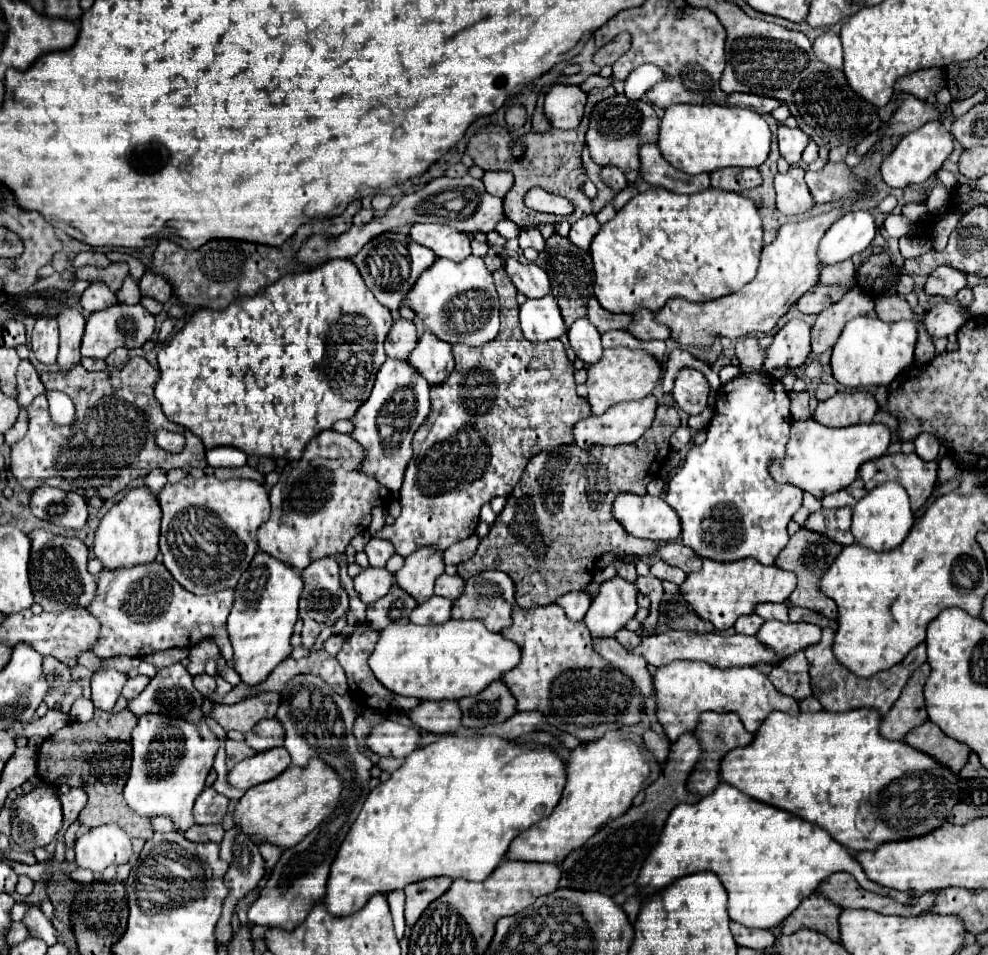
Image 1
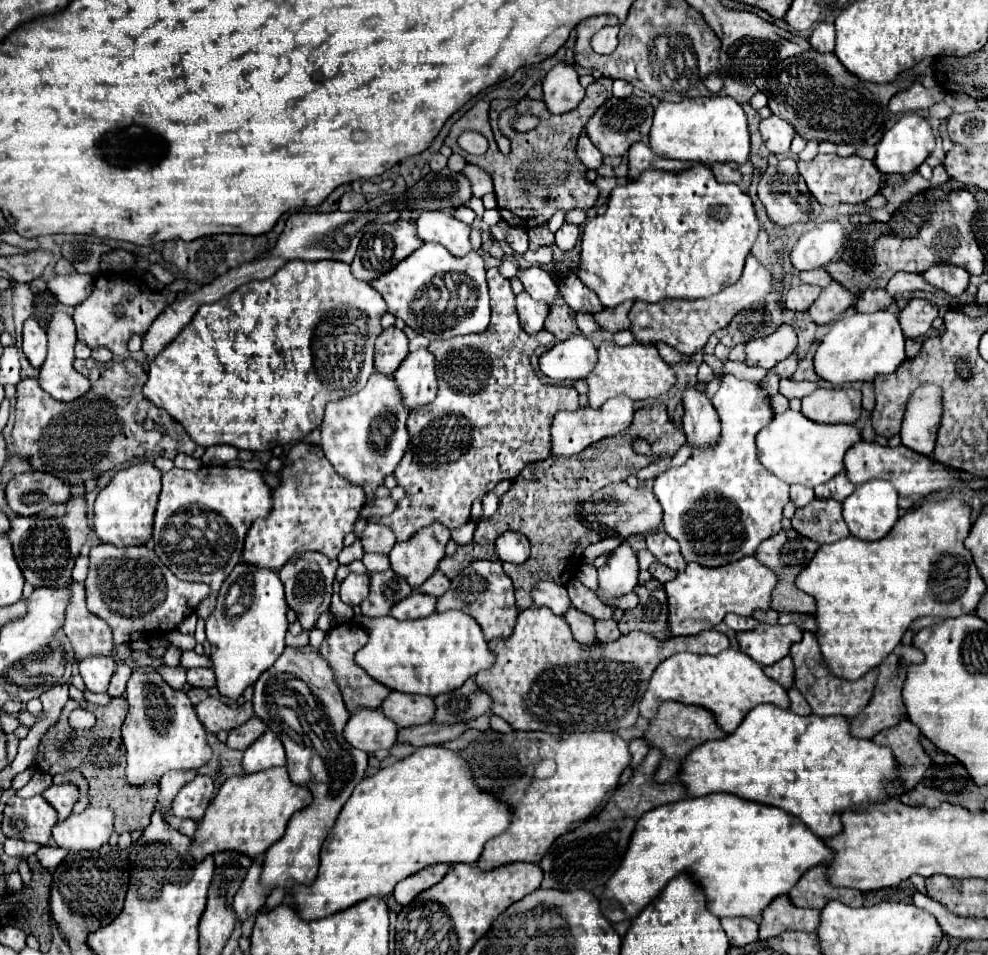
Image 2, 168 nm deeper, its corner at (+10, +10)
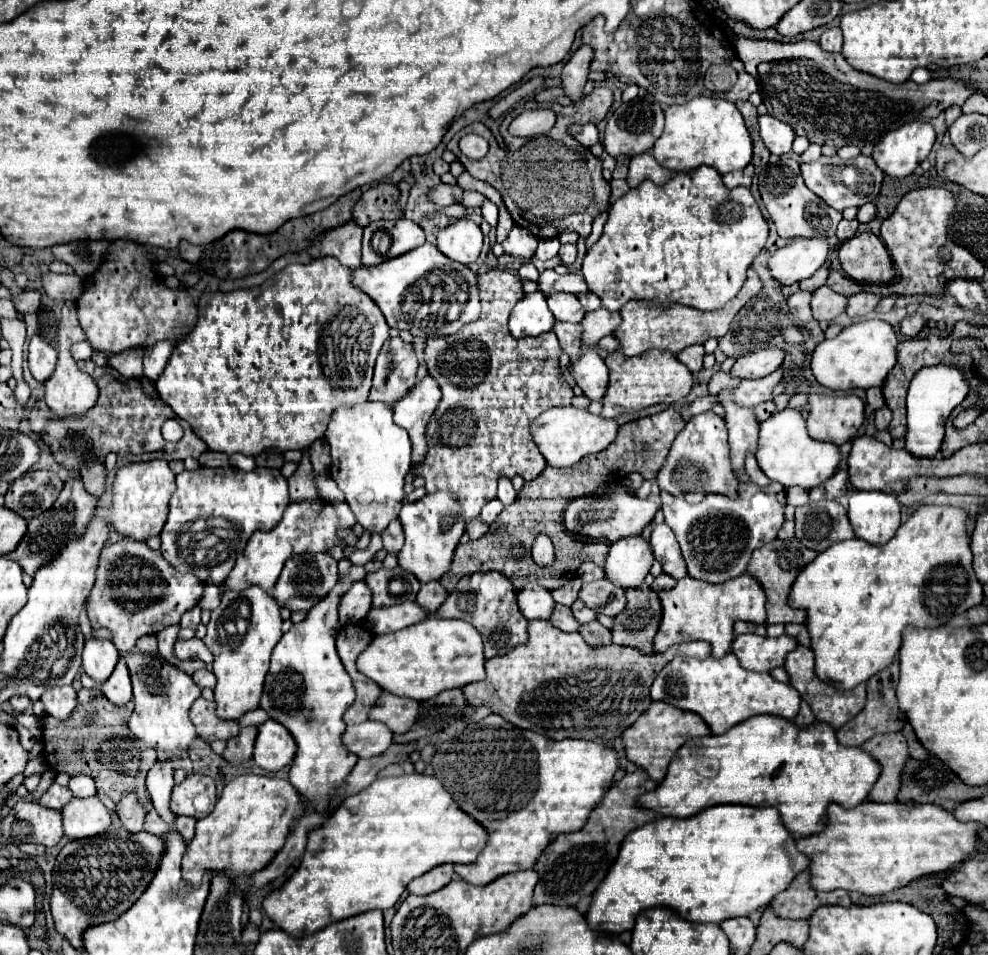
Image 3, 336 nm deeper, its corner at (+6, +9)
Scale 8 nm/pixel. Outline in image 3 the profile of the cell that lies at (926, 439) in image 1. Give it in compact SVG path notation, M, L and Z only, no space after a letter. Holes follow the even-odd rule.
M941 363L941 365L919 369L907 393L907 435L905 435L907 447L905 449L913 453L915 457L933 459L941 447L943 433L945 433L945 421L949 413L967 397L967 393L969 393L969 383L959 365Z

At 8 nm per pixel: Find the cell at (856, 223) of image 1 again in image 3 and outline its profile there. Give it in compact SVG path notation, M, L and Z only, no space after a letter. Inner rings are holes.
M793 239L769 257L767 267L771 277L785 287L811 277L827 257L827 239Z

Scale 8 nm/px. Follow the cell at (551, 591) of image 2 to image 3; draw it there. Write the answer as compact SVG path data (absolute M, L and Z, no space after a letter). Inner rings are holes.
M527 583L523 589L517 591L517 605L521 609L521 615L533 621L533 619L549 619L555 601L551 593L541 585Z

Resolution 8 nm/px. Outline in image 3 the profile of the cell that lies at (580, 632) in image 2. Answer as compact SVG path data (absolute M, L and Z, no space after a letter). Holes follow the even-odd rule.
M555 605L549 621L551 621L553 625L561 627L561 631L579 631L579 623L573 619L571 609L565 607L565 605Z

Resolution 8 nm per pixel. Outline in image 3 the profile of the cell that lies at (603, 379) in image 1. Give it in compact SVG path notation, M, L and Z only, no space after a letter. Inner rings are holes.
M649 351L639 357L621 357L611 353L605 359L609 367L609 389L603 399L601 417L615 419L625 411L639 411L657 403L675 403L689 395L693 387L693 373L669 351Z

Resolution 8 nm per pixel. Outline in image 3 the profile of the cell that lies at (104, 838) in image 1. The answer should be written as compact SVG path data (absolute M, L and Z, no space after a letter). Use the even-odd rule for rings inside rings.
M73 797L63 809L63 829L69 839L93 837L111 825L109 809L97 797Z

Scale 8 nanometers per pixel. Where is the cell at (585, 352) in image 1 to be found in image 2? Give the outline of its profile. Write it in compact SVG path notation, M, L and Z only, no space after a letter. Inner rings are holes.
M577 332L569 340L563 340L557 346L553 346L551 352L545 352L539 360L539 368L545 376L555 378L555 380L577 380L577 378L585 378L593 370L595 362L597 362L597 348L593 346L589 338Z

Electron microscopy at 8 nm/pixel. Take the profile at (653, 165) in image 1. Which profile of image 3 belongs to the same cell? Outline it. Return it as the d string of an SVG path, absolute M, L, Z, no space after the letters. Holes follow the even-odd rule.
M641 153L641 155L635 155L631 159L631 165L629 165L629 175L627 175L627 185L629 187L637 187L641 185L643 181L653 181L655 185L665 185L665 181L669 181L675 173L673 171L667 171L663 169L653 157L651 153Z

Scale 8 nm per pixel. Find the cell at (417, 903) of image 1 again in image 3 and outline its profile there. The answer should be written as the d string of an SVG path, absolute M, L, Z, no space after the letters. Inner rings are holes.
M439 865L431 871L427 871L425 875L421 875L419 879L413 879L409 885L407 885L407 891L409 893L415 893L415 895L429 895L429 893L435 893L437 889L443 889L451 879L453 879L453 865Z

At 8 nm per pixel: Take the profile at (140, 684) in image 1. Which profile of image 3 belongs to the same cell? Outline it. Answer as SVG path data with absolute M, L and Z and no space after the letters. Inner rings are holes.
M119 659L115 671L111 673L111 677L107 681L103 681L99 685L99 689L115 705L125 705L125 703L129 703L133 699L129 671L127 671L127 665L125 665L123 659Z

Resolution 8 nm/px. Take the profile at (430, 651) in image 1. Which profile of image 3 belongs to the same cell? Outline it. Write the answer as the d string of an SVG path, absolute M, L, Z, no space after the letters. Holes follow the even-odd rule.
M435 615L389 635L375 635L357 657L357 669L373 679L383 691L413 701L429 701L447 689L465 687L485 679L483 641L473 625L461 619L439 619Z

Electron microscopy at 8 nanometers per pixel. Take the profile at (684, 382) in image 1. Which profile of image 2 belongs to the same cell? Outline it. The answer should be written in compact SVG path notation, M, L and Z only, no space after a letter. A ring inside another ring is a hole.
M683 388L683 430L691 446L711 446L719 438L719 420L717 412L709 398L697 388Z

